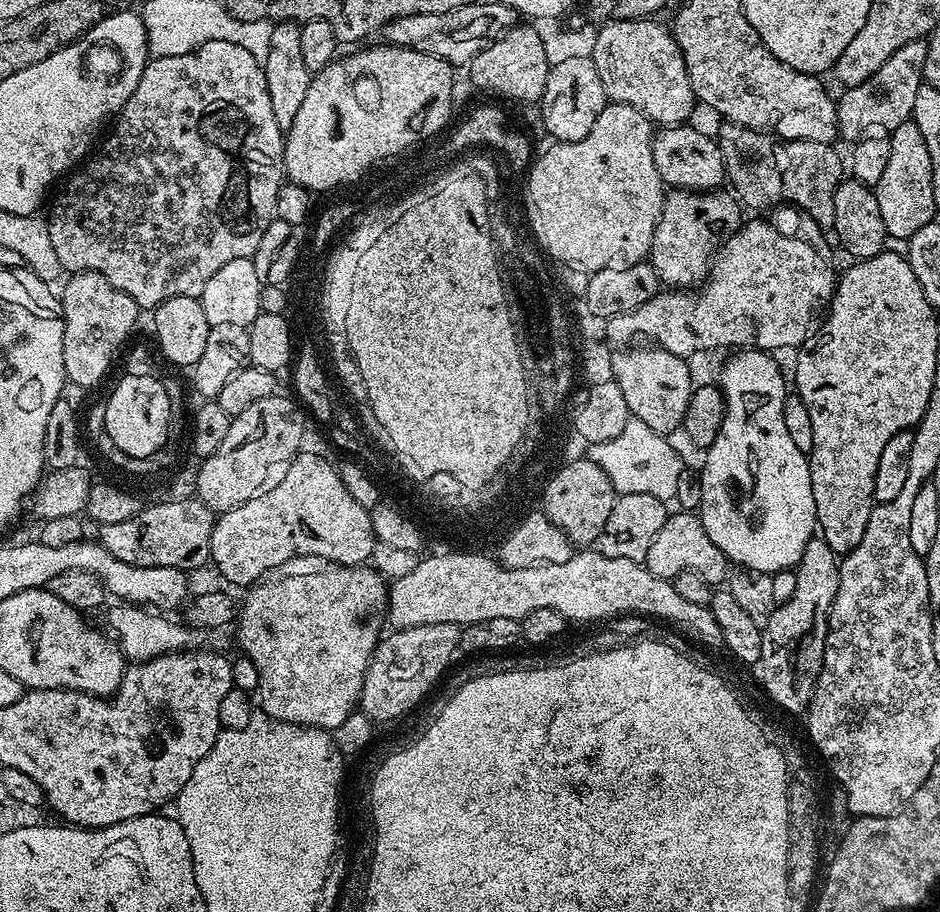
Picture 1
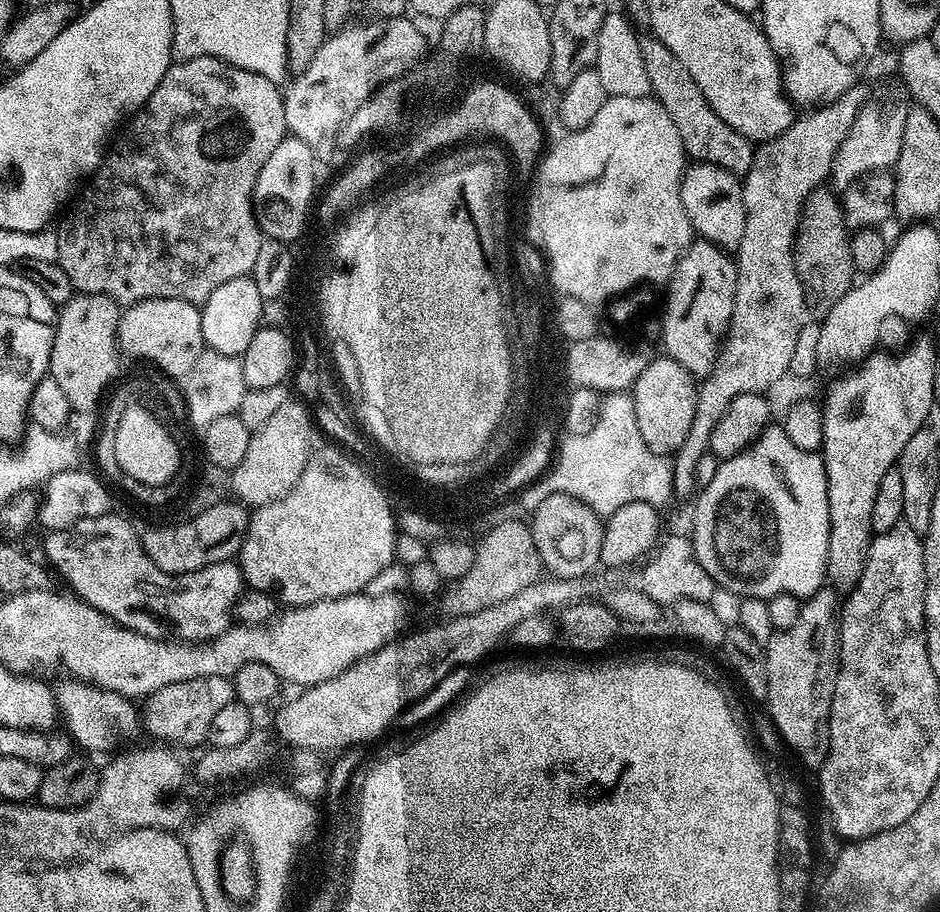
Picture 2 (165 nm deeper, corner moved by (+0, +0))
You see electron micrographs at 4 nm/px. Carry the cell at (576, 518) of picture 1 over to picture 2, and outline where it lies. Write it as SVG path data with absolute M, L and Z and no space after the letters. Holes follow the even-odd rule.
M551 492L549 496L531 509L532 520L530 527L534 546L538 546L540 563L545 573L561 580L578 580L587 577L587 572L592 572L600 564L602 554L602 538L604 537L604 520L586 502L561 492Z

